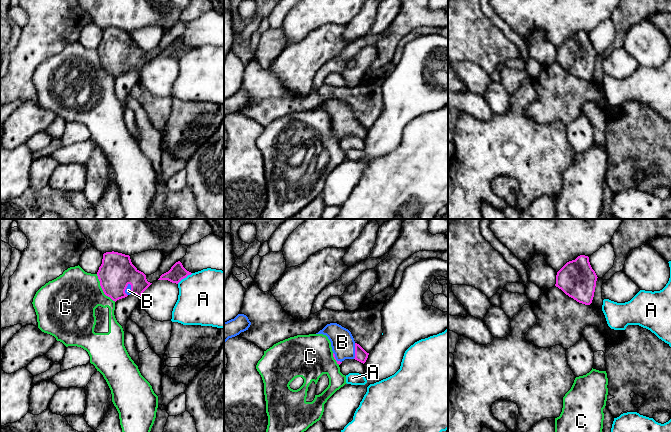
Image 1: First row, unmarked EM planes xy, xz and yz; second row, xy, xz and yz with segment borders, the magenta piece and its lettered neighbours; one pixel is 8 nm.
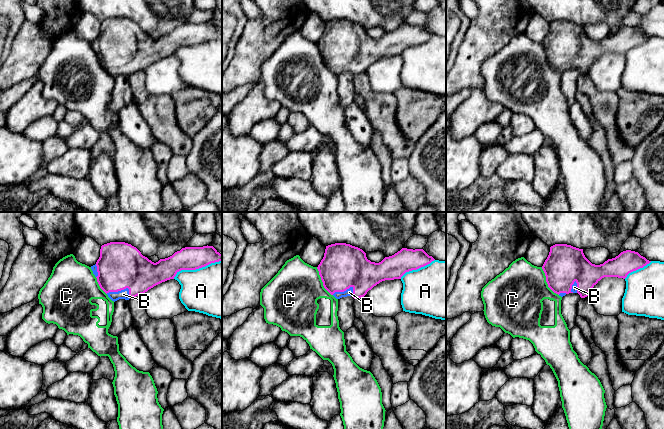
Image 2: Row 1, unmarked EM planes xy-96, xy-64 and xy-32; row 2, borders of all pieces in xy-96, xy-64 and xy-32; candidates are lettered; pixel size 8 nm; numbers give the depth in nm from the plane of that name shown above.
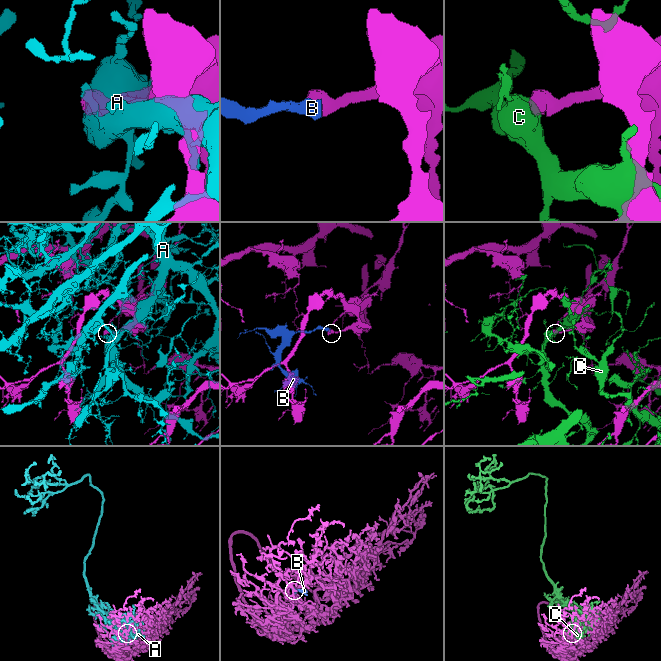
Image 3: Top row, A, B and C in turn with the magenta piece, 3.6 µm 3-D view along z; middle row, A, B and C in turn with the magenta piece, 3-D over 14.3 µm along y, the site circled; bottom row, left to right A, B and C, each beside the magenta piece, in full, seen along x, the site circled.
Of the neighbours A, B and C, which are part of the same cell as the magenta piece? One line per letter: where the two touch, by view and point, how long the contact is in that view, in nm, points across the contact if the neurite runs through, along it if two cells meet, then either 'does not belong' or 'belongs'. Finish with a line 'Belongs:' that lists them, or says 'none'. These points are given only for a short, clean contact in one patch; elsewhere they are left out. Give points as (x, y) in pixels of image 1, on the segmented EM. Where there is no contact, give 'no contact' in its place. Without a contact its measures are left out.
A: contact xy (184, 277); length 150 nm; does not belong
B: contact xz (355, 351); length 130 nm; belongs
C: contact xy (102, 289); length 280 nm; does not belong
Belongs: B

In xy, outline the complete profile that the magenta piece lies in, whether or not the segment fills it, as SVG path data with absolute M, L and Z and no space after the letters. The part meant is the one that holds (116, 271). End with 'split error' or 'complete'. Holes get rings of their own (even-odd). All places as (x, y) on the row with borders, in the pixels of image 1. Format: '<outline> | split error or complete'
M114 251L103 254L97 276L104 294L115 302L130 294L136 294L140 298L152 284L132 264L129 255Z | split error

